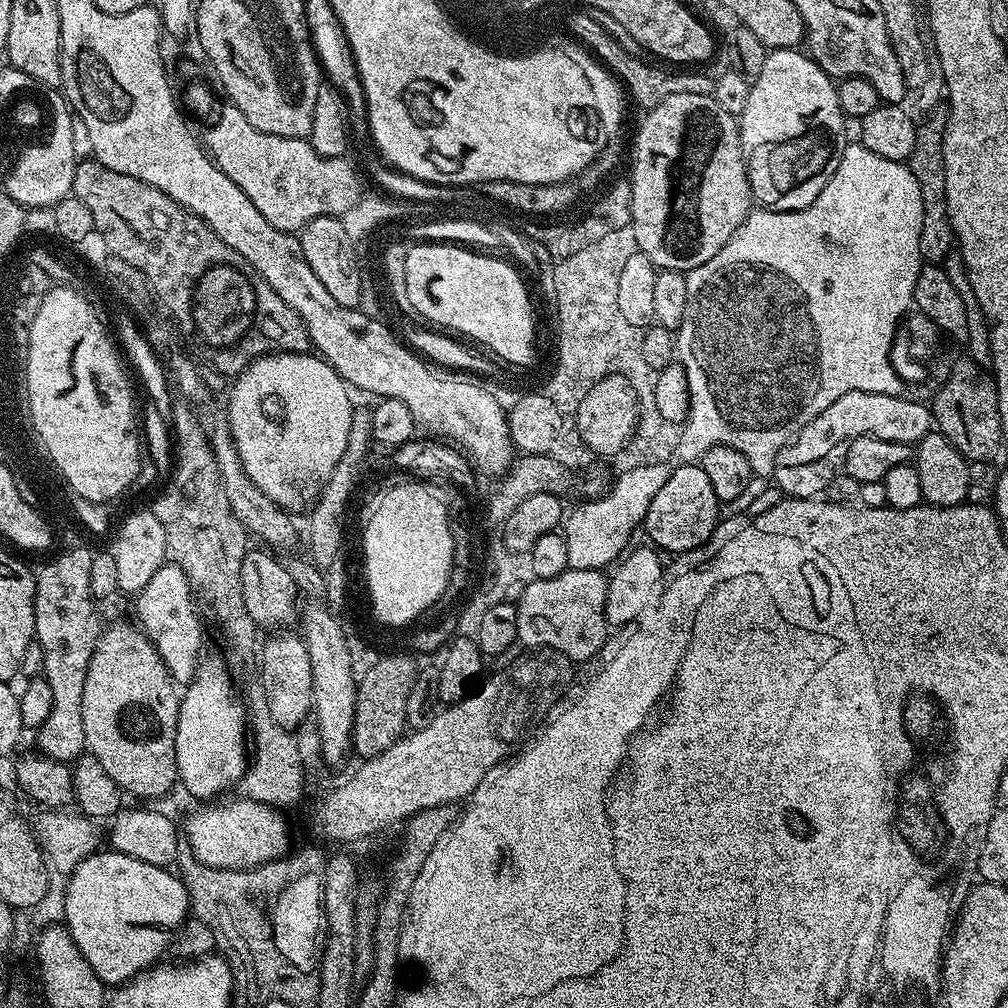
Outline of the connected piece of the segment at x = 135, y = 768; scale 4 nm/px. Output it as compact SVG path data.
M112 624L109 628L107 625L100 633L100 641L94 646L90 666L86 670L86 686L82 686L82 730L87 755L102 762L102 770L114 778L121 793L153 798L165 795L178 783L174 742L180 696L178 685L152 645L152 639L143 628L132 624Z

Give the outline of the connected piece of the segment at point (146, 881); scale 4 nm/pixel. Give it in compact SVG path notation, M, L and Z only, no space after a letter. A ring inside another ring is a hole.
M104 851L93 852L68 876L63 923L74 938L74 946L82 950L82 958L90 962L101 982L106 986L119 986L153 967L161 959L159 956L169 951L176 929L189 919L190 901L188 891L175 871L118 851Z

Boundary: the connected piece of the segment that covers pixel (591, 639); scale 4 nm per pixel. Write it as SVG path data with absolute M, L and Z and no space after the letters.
M569 568L568 571L558 574L558 578L534 579L515 601L517 641L528 650L558 650L573 662L595 661L610 635L606 615L607 601L608 576L599 568Z

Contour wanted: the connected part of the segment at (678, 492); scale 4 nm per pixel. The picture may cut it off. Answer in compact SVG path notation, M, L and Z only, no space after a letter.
M696 462L684 464L669 471L666 482L662 482L662 490L658 490L658 494L654 494L654 502L650 502L642 528L648 531L649 538L653 540L649 541L665 553L694 550L707 542L710 534L714 534L716 525L721 523L720 508L722 502L714 494L714 486L710 486L706 470L702 470Z

